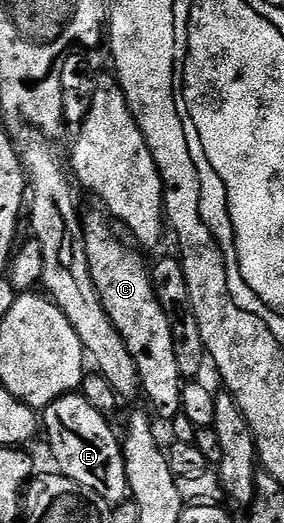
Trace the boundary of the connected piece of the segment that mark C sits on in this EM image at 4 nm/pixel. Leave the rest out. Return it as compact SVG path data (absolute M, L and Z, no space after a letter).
M104 212L84 214L83 228L89 270L111 323L118 329L127 351L134 357L141 376L140 392L143 395L145 392L146 399L153 404L152 412L157 412L165 423L169 423L181 412L183 384L179 363L175 363L175 345L171 343L169 320L159 303L157 291L153 288L150 266L145 266L144 259L136 253L138 250L128 240L125 242L117 238L112 227L114 228L110 218Z

